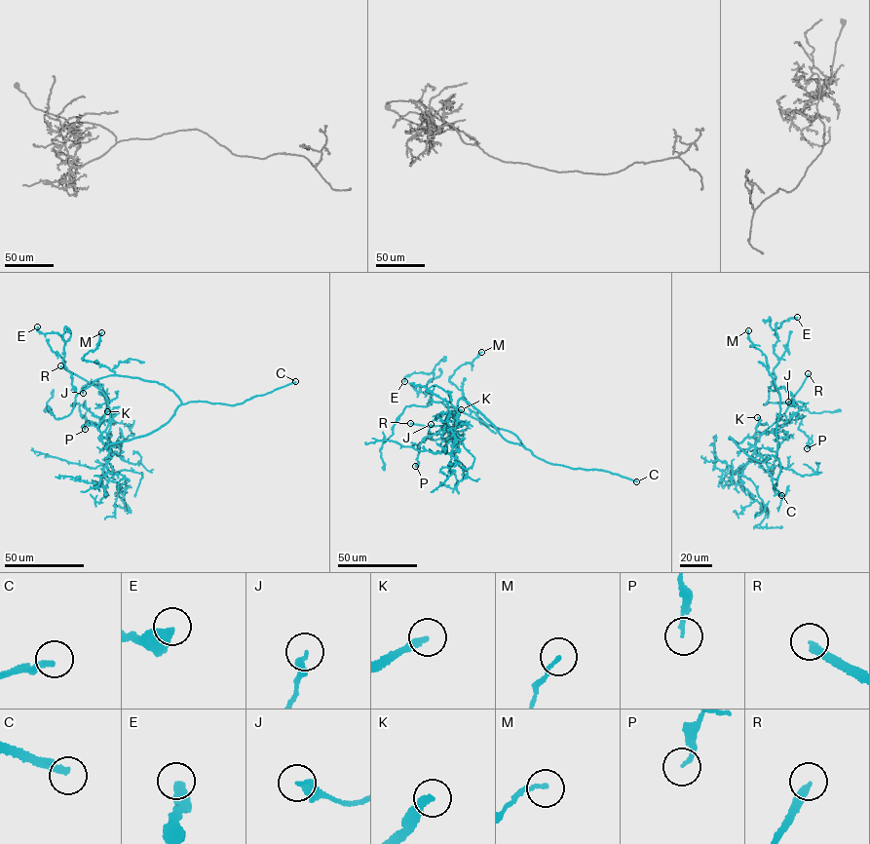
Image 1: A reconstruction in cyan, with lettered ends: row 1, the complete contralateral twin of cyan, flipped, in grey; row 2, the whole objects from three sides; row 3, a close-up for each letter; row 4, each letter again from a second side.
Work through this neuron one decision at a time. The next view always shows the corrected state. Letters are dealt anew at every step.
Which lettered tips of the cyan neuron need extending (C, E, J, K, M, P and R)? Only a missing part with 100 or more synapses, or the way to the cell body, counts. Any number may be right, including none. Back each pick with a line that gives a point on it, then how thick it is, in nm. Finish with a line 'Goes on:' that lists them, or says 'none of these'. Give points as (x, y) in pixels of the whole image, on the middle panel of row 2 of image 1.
C: at (636, 481); 240 nm thick
K: at (461, 409); 280 nm thick
R: at (410, 423); 240 nm thick
Goes on: C, K, R

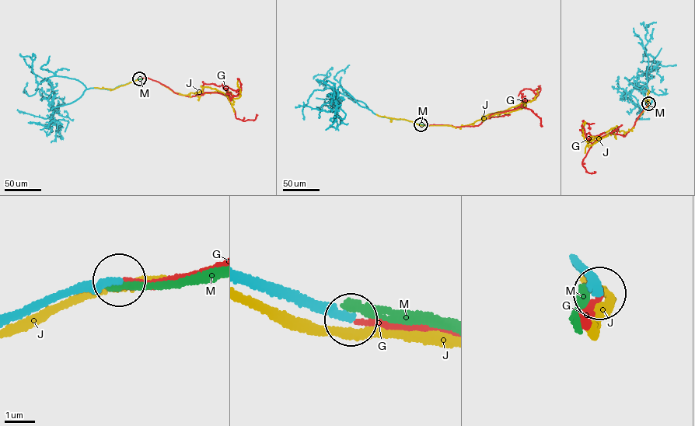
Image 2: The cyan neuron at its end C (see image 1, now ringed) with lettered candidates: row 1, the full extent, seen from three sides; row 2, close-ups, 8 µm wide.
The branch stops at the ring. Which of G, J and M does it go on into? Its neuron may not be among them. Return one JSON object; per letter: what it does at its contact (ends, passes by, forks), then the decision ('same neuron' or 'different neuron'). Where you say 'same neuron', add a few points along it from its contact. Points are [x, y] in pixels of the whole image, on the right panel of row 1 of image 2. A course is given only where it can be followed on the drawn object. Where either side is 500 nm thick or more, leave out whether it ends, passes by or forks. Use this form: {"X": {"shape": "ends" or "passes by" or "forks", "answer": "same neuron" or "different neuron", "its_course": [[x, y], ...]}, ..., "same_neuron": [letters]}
{"G": {"shape": "ends", "answer": "same neuron", "its_course": [[648, 103], [625, 136], [612, 132], [591, 143], [581, 130], [585, 123], [594, 123]]}, "J": {"shape": "passes by", "answer": "different neuron"}, "M": {"shape": "ends", "answer": "different neuron"}, "same_neuron": ["G"]}

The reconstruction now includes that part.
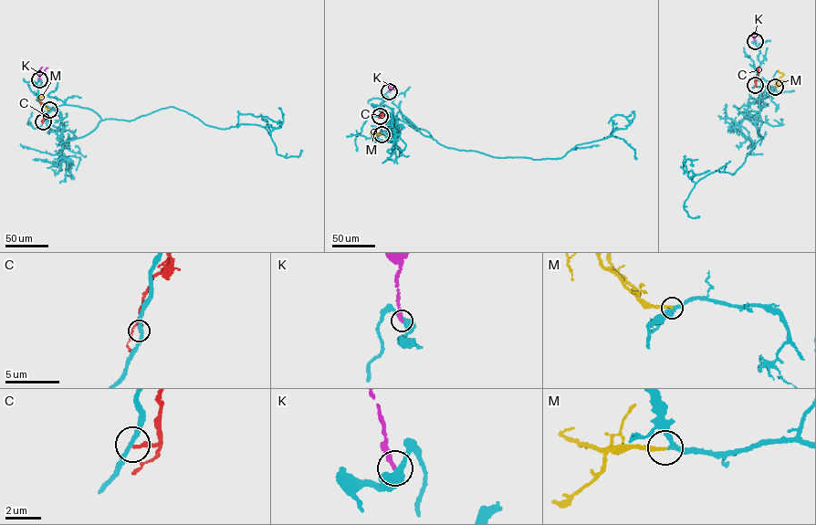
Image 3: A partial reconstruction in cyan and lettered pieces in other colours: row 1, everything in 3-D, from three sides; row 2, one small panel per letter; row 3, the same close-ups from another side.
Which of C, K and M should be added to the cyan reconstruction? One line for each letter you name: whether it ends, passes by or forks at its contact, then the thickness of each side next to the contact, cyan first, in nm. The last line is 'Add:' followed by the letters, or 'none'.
M: It ends there. Thickness 240 nm (cyan) against 190 nm
Add: M

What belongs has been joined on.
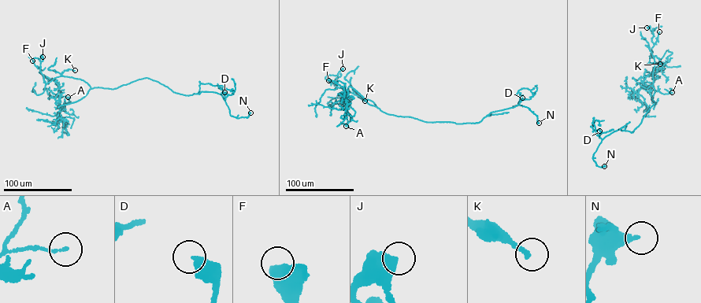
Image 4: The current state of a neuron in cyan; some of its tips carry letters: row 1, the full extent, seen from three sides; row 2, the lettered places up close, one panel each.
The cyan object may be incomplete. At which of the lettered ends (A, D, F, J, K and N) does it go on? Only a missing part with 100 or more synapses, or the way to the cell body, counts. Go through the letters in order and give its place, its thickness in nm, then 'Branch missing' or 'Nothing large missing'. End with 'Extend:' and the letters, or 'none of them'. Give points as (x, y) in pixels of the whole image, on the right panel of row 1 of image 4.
A: Place: (672, 92). Thickness 90 nm. Nothing large missing
D: Place: (599, 131). Thickness 440 nm. Nothing large missing
F: Place: (659, 31). Thickness 750 nm. Nothing large missing
J: Place: (647, 27). Thickness 500 nm. Nothing large missing
K: Place: (660, 64). Thickness 220 nm. Nothing large missing
N: Place: (604, 166). Thickness 300 nm. Nothing large missing
Extend: none of them

